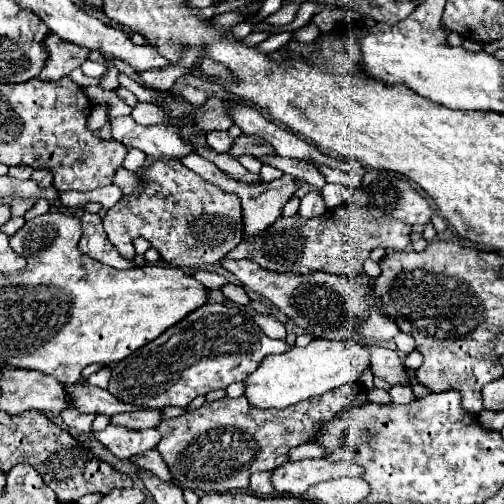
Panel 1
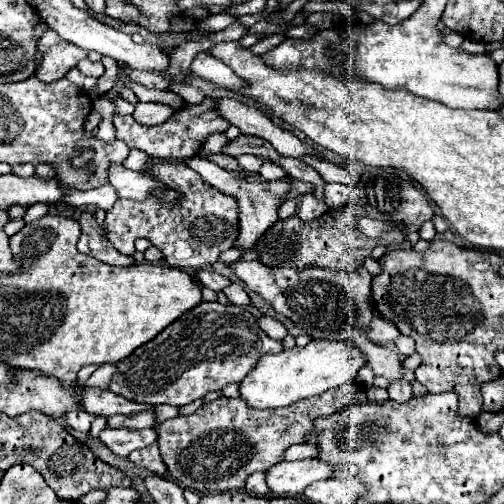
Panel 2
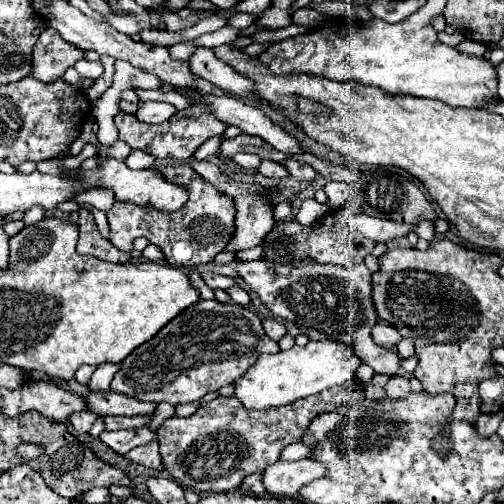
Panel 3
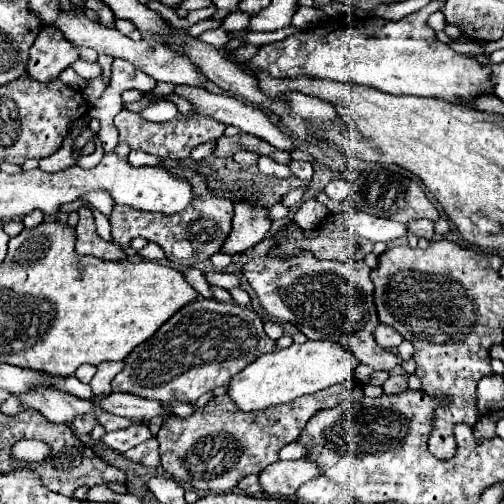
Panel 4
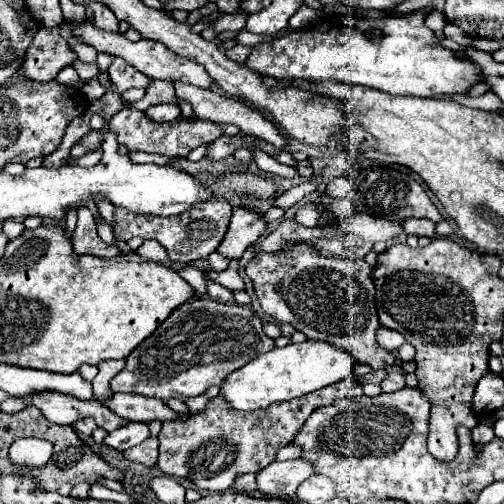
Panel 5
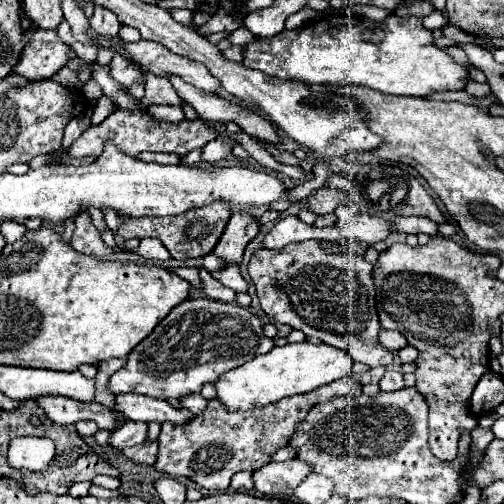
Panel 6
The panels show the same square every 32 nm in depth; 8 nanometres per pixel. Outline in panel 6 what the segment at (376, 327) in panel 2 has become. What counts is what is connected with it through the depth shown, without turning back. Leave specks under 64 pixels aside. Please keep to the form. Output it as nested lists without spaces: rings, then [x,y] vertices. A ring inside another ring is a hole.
[[[380,330],[380,342],[390,352],[398,352],[404,346],[408,346],[408,342],[404,340],[404,336],[400,332],[392,332],[392,330]]]

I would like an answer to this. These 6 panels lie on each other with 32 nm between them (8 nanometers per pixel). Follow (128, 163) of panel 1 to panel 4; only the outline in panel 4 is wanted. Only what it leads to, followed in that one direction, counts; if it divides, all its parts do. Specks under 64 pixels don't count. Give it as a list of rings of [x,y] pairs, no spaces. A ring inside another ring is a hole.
[[[130,152],[128,154],[128,162],[132,166],[160,166],[164,160],[160,156],[152,156],[152,154],[138,154],[138,152]]]

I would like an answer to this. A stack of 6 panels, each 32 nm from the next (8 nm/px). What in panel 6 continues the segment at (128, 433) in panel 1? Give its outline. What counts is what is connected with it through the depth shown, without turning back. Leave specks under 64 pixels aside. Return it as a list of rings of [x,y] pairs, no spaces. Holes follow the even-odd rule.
[[[126,420],[114,434],[110,434],[110,444],[116,446],[116,448],[126,448],[126,446],[142,444],[146,430],[148,430],[146,422]]]

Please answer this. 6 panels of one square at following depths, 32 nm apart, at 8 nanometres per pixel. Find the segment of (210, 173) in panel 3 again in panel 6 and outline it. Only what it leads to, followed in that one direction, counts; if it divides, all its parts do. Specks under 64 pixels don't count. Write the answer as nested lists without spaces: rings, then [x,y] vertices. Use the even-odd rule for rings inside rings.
[[[236,212],[230,222],[226,224],[226,230],[224,230],[224,236],[218,240],[218,244],[214,246],[212,254],[220,256],[226,264],[230,266],[232,262],[240,264],[242,260],[242,252],[246,248],[246,244],[256,236],[256,232],[260,230],[256,218],[248,216],[248,214],[240,214]]]

